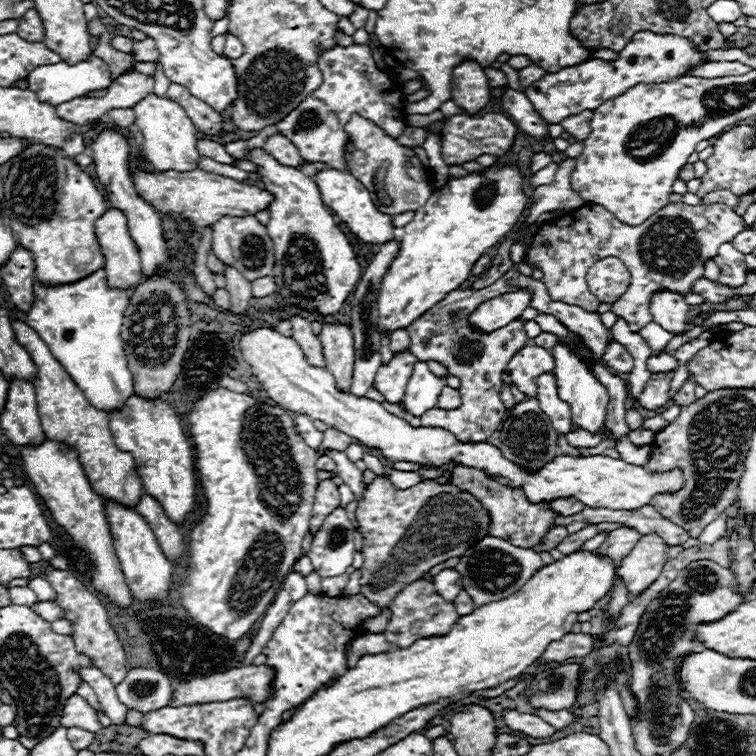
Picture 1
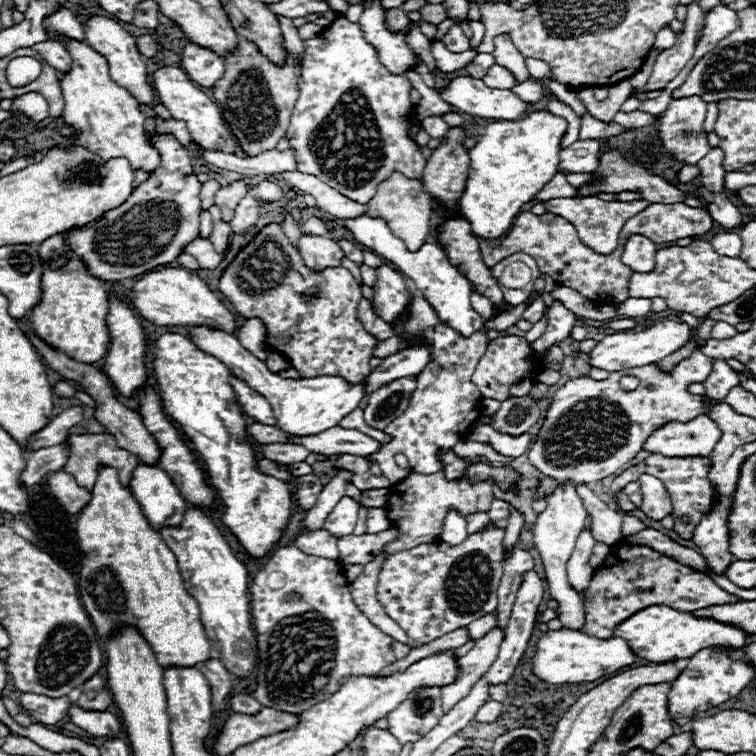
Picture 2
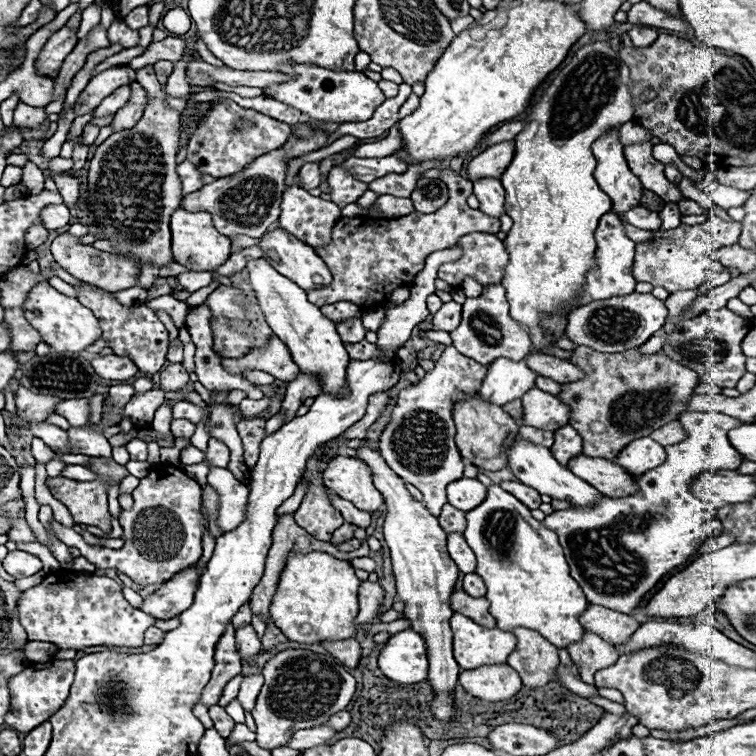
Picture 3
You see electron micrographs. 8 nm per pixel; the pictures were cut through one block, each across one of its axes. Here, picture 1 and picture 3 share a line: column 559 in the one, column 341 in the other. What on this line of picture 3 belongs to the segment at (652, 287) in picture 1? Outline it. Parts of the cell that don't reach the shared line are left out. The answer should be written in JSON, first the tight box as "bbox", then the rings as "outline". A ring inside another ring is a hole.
{"bbox":[308,170,500,310],"outline":[[[444,170],[442,172],[442,180],[448,184],[450,190],[450,198],[448,202],[438,208],[432,214],[408,214],[402,218],[394,218],[394,220],[386,220],[386,218],[366,218],[366,216],[358,216],[358,218],[350,218],[348,222],[344,220],[344,224],[338,220],[338,224],[332,230],[332,242],[324,248],[318,250],[318,254],[322,256],[322,260],[326,260],[330,272],[332,272],[332,284],[330,288],[322,288],[322,290],[310,290],[308,300],[316,306],[324,306],[324,304],[334,304],[338,300],[350,300],[354,304],[358,304],[362,310],[370,310],[370,308],[384,308],[384,304],[390,300],[392,290],[396,290],[398,286],[406,286],[412,284],[412,280],[416,278],[416,274],[424,268],[424,260],[436,252],[436,250],[446,250],[452,248],[462,236],[466,236],[466,232],[498,232],[500,230],[500,220],[480,212],[479,209],[472,209],[466,204],[466,198],[472,194],[472,182],[464,180],[462,176],[454,174],[452,170]]]}

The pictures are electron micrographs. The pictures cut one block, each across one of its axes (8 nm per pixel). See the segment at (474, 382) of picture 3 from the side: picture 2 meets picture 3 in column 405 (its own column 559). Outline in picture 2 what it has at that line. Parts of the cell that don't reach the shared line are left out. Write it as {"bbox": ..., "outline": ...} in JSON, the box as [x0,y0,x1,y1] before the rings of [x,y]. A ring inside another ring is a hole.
{"bbox":[528,350,720,484],"outline":[[[696,350],[690,358],[680,360],[672,372],[660,370],[654,362],[640,368],[612,372],[606,380],[578,378],[566,382],[554,392],[552,404],[546,410],[544,426],[528,450],[530,464],[554,480],[572,478],[578,484],[596,482],[614,474],[642,450],[642,444],[654,430],[668,422],[690,422],[696,416],[710,412],[706,404],[720,402],[688,392],[690,384],[708,378],[712,362],[712,358]],[[622,376],[638,376],[640,386],[630,392],[622,390]]]}

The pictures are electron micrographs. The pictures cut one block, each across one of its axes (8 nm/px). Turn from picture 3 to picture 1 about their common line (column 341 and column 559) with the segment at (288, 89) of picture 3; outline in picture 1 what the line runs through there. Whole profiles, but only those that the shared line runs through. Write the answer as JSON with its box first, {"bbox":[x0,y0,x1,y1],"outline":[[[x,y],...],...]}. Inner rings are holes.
{"bbox":[526,30,708,124],"outline":[[[640,30],[632,36],[628,46],[618,54],[616,60],[606,62],[600,58],[590,58],[582,64],[562,68],[560,72],[546,74],[542,80],[526,88],[526,96],[532,100],[536,112],[548,120],[548,124],[558,124],[560,120],[580,114],[584,110],[596,110],[602,102],[622,96],[628,88],[642,82],[670,82],[686,76],[696,66],[708,62],[704,50],[696,50],[692,42],[676,34],[654,34],[650,30]]]}

